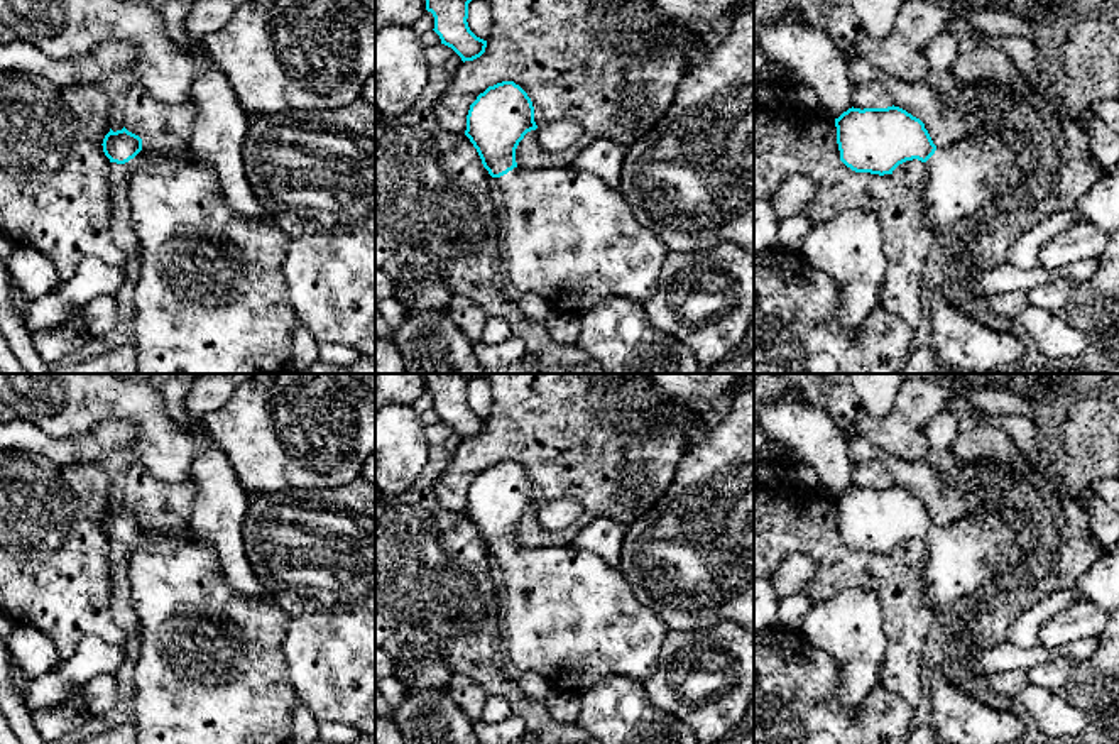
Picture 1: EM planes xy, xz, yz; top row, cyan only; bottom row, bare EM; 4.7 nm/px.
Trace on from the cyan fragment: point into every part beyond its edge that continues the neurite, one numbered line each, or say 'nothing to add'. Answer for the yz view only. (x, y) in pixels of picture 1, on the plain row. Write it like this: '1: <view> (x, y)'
1: yz (991, 543)

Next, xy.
1: xy (212, 670)

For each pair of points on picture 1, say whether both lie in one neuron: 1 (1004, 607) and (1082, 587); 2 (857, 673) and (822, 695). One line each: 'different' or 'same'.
1: different
2: different

